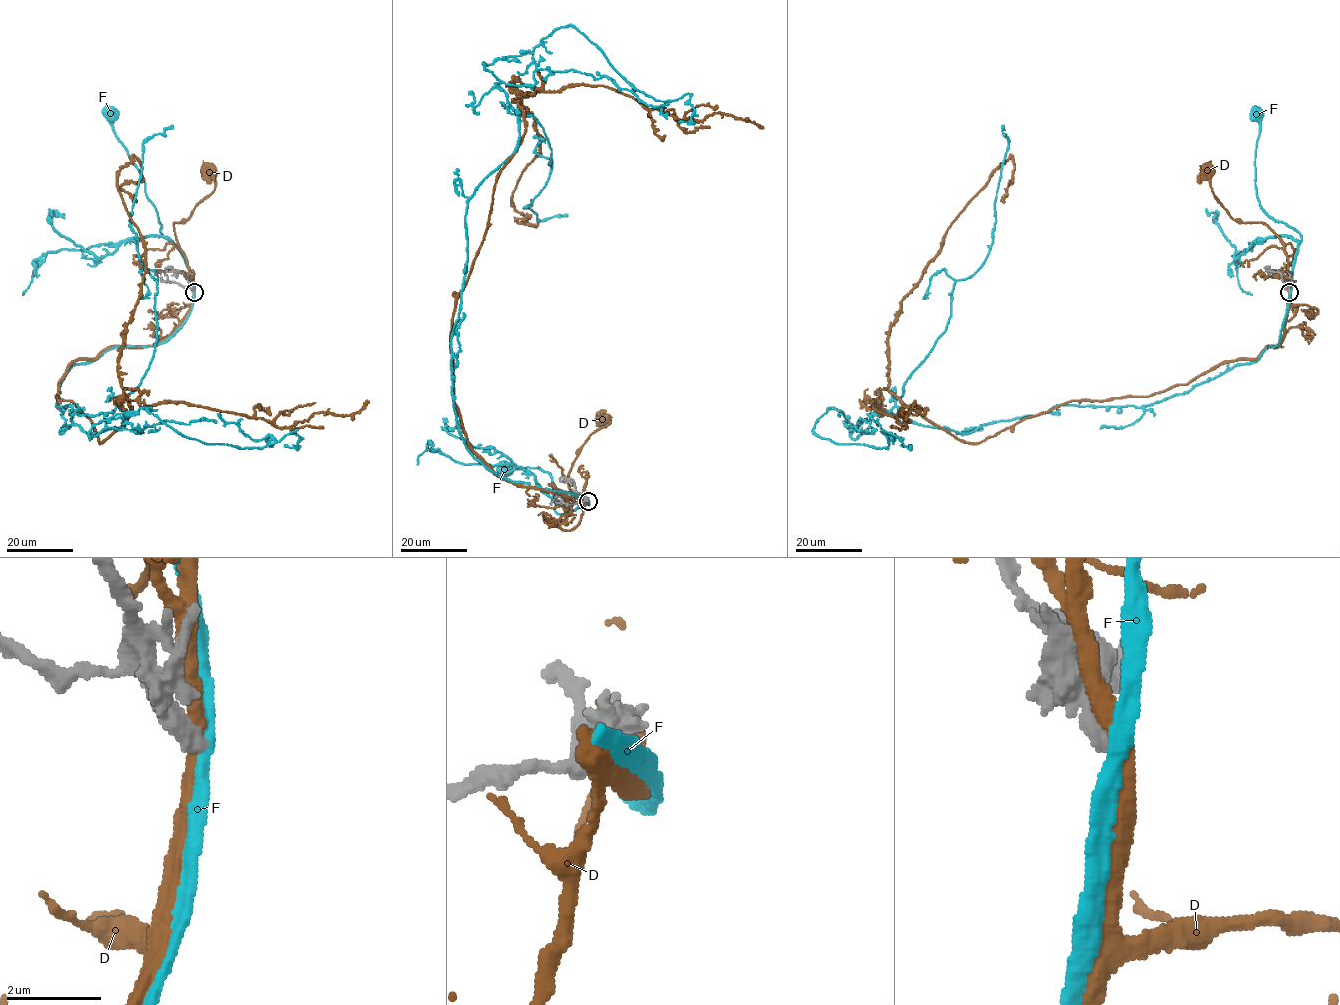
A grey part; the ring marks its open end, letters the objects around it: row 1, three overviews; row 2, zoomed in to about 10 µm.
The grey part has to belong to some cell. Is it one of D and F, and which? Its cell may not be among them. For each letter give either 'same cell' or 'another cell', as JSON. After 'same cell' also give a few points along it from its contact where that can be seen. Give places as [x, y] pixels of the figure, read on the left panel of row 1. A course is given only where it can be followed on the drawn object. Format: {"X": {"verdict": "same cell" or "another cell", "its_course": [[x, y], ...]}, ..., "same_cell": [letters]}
{"D": {"verdict": "another cell"}, "F": {"verdict": "another cell"}, "same_cell": []}

